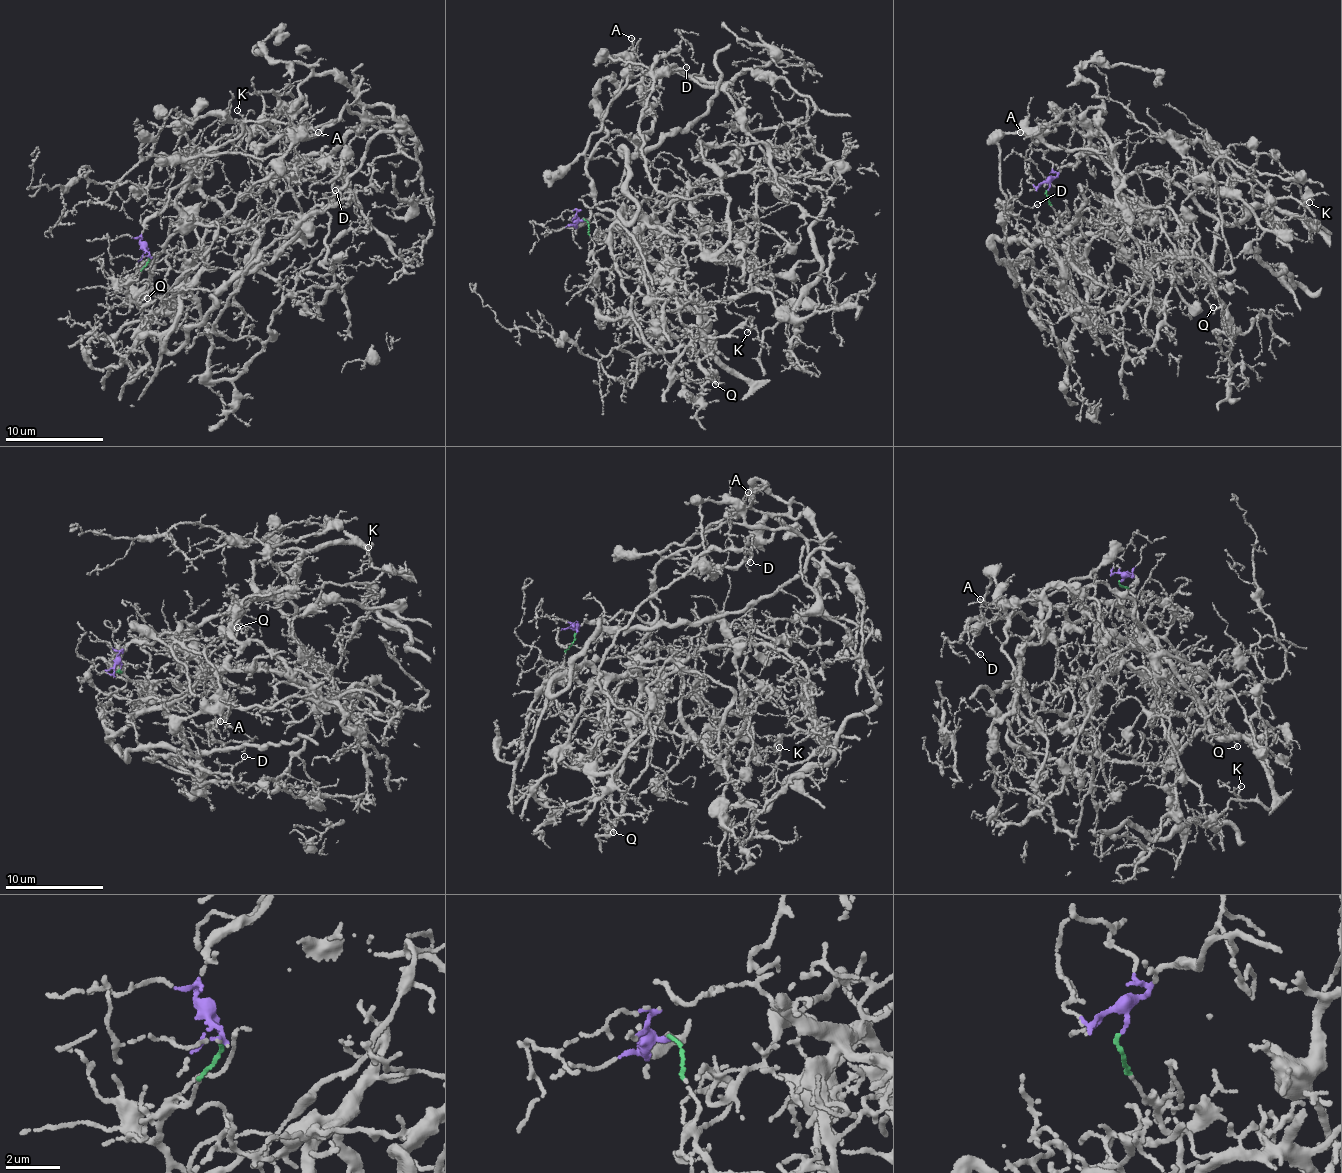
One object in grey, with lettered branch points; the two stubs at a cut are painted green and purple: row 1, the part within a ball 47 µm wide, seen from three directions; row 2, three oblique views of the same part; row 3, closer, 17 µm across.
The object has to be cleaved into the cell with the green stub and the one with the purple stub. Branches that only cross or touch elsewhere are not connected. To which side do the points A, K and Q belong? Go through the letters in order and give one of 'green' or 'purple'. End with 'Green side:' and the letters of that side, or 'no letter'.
A: purple
K: purple
Q: green
Green side: Q

